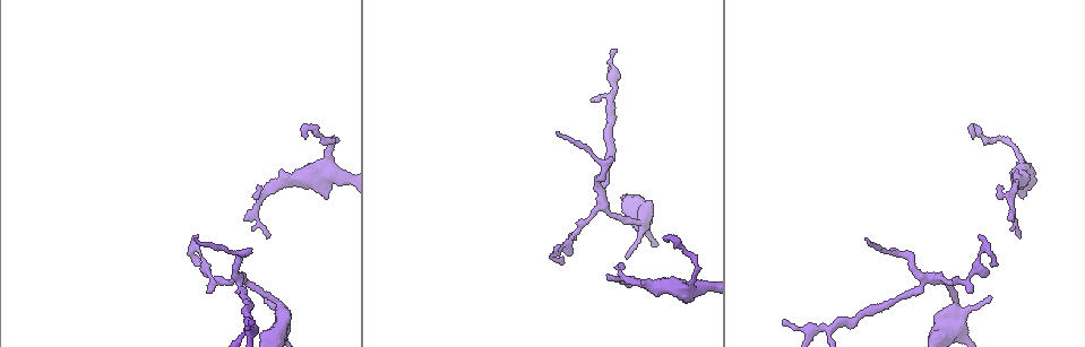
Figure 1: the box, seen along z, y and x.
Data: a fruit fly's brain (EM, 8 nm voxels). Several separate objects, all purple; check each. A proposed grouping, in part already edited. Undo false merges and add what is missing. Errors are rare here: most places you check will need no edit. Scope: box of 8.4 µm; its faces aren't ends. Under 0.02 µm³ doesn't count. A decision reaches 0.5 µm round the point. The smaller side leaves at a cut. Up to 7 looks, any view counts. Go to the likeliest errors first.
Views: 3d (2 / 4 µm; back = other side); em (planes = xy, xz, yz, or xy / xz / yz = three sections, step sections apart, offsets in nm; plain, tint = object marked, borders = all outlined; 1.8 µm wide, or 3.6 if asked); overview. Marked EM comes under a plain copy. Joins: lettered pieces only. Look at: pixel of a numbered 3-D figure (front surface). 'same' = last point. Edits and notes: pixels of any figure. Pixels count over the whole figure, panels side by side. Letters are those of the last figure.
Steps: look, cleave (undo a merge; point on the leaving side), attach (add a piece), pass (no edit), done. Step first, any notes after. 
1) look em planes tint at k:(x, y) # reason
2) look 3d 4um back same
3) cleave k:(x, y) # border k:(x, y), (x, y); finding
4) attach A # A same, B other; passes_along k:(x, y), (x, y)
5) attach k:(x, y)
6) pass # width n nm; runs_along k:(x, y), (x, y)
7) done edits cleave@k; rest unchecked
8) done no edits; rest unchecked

look 3d 2um at 1:(601, 204) # four or more arms meet

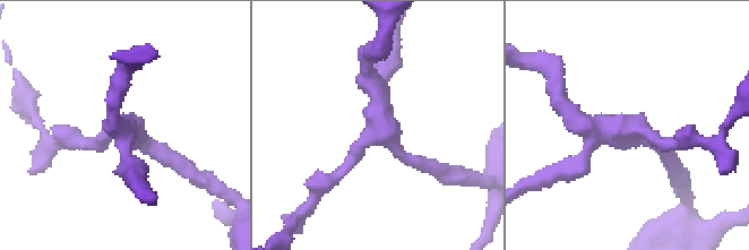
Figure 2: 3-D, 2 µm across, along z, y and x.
look em planes borders at 2:(384, 129) # shape alone is not enough

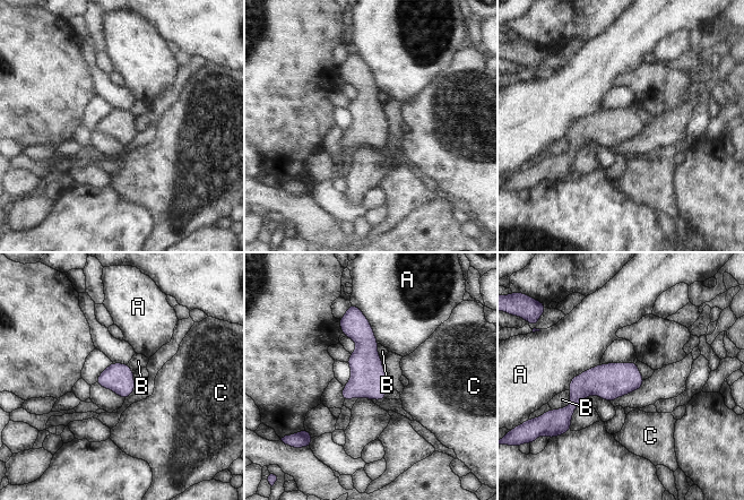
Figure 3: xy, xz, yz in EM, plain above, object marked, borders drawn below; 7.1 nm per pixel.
pass # width 200 nm; A other, B other, C other; border 3:(569, 390), (570, 403), (552, 410); all the same neuron

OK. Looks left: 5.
look em planes borders at 1:(609, 95) # sharp bend

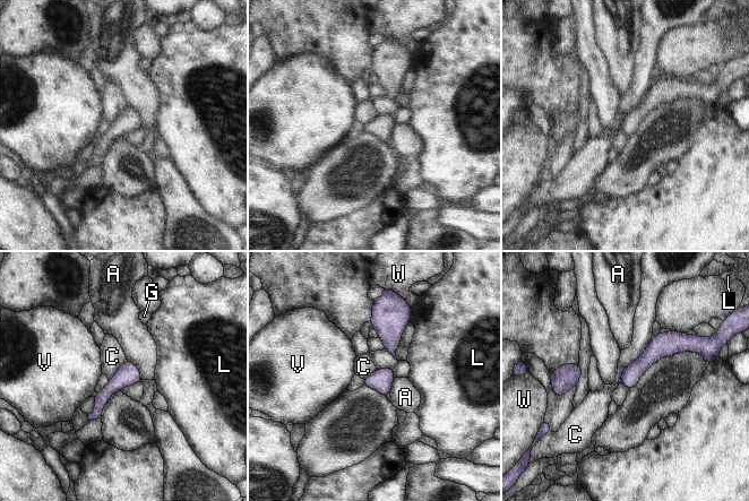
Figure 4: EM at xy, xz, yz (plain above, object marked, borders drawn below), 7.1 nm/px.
pass # width 140 nm; A other, C other, G other, L other, V other, W other; runs_along 4:(686, 343), (661, 345), (623, 380); one neuron here

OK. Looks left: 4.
look em xy step 4 borders at 1:(276, 185) # thick turns thin

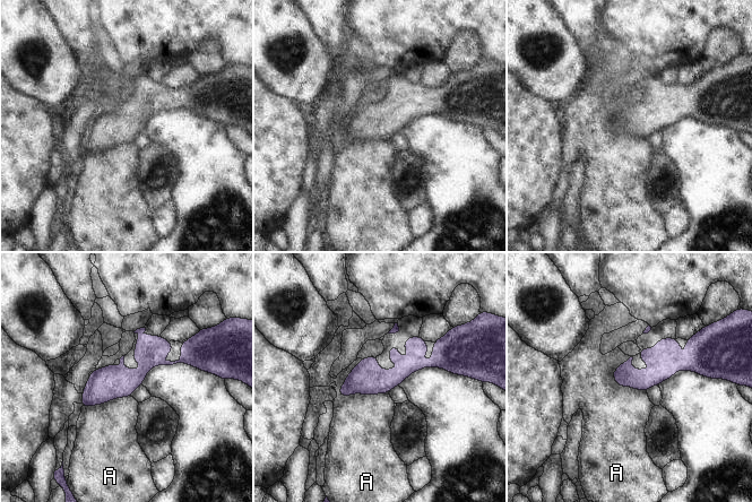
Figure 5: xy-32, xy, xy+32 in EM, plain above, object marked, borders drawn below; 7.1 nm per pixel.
look em planes borders same # another direction

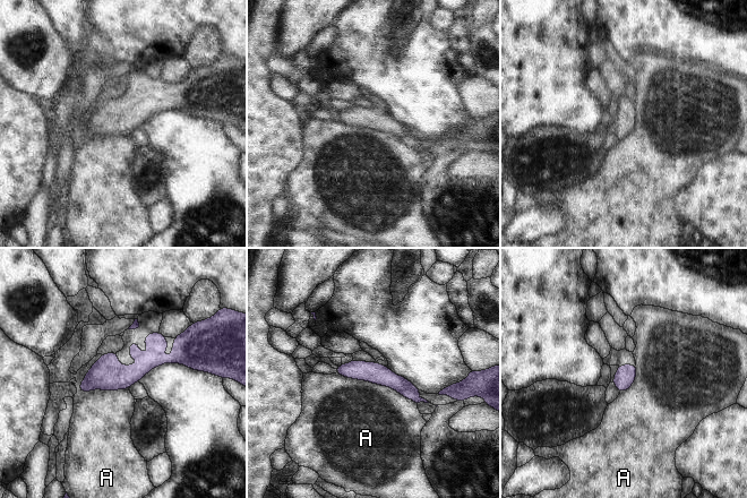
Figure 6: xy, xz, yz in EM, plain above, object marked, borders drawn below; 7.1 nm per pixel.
pass # A other; border 6:(77, 387), (83, 392), (128, 389); one neuron here

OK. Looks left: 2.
done no edits; rest unchecked

